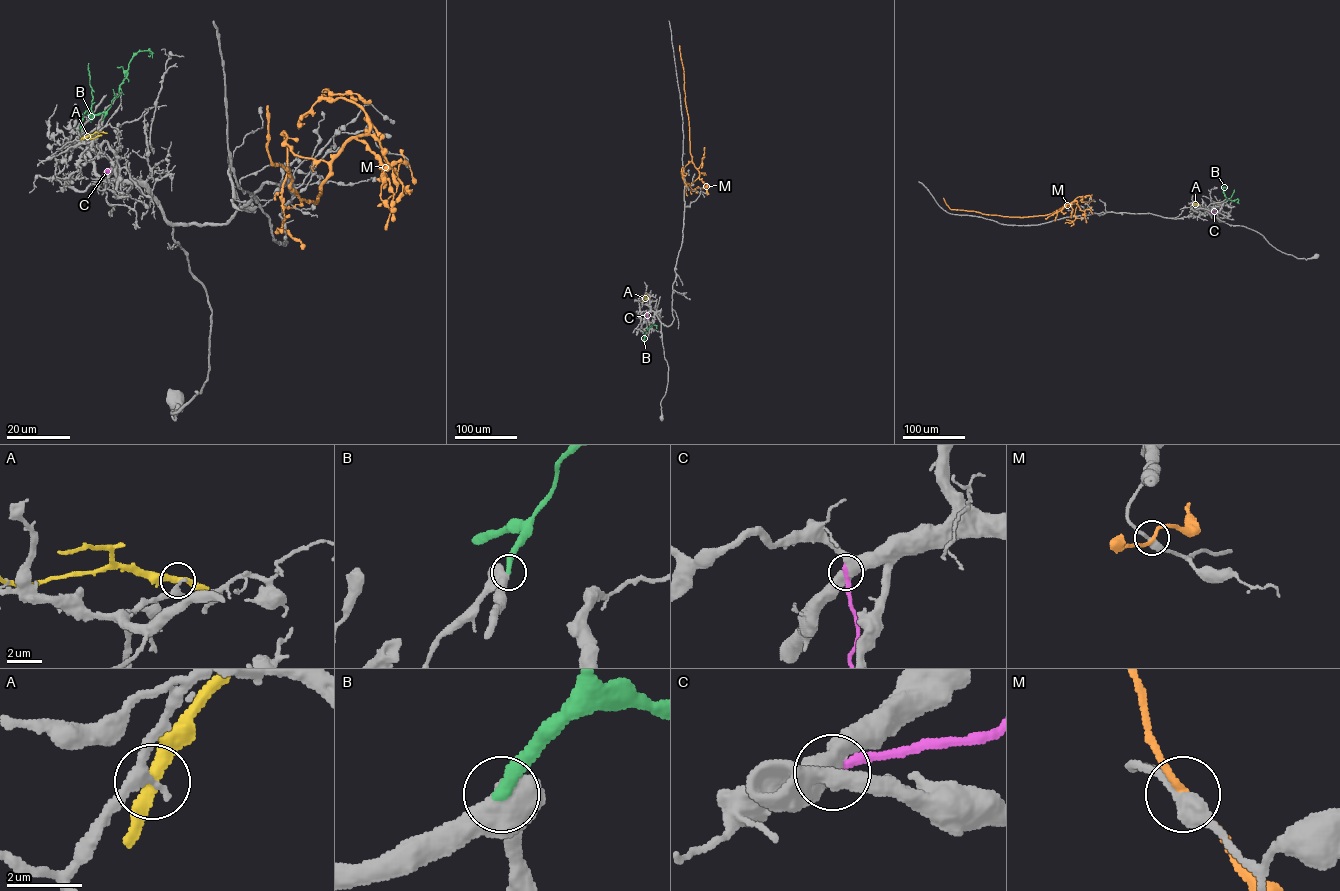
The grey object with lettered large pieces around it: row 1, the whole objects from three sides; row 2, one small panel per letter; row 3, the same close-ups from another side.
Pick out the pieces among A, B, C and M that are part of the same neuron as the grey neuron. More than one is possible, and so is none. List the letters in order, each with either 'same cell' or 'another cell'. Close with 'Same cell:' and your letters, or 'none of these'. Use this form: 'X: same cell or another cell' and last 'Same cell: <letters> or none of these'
A: another cell
B: same cell
C: another cell
M: another cell
Same cell: B

